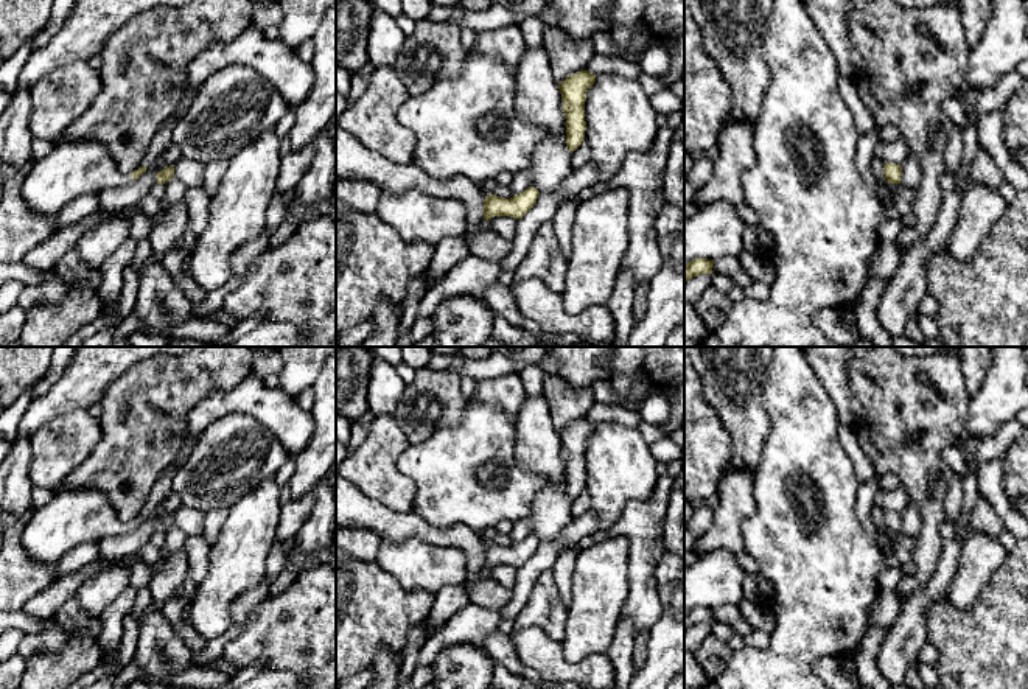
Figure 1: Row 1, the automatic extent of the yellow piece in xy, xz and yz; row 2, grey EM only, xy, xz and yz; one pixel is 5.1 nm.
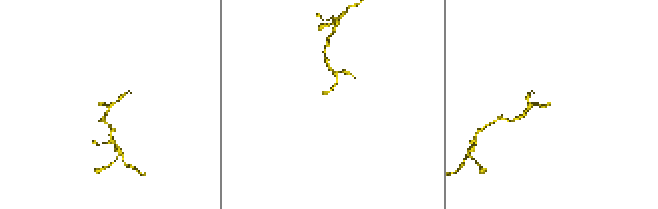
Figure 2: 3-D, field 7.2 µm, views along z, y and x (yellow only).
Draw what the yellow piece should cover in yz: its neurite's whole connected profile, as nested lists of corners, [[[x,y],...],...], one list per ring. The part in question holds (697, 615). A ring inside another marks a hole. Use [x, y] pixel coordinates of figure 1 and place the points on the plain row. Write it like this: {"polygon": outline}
{"polygon": [[[695,607],[684,613],[684,631],[692,625],[698,625],[701,622],[712,622],[714,608],[708,607]]]}

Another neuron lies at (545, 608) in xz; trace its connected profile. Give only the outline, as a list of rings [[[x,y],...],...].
[[[547,571],[537,580],[527,603],[515,619],[515,631],[527,627],[541,628],[549,638],[563,641],[568,607],[560,597],[552,574]]]

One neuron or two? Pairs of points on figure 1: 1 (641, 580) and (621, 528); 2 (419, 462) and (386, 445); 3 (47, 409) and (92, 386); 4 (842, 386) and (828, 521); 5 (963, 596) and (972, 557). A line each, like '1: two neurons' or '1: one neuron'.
1: one neuron
2: two neurons
3: one neuron
4: two neurons
5: one neuron

